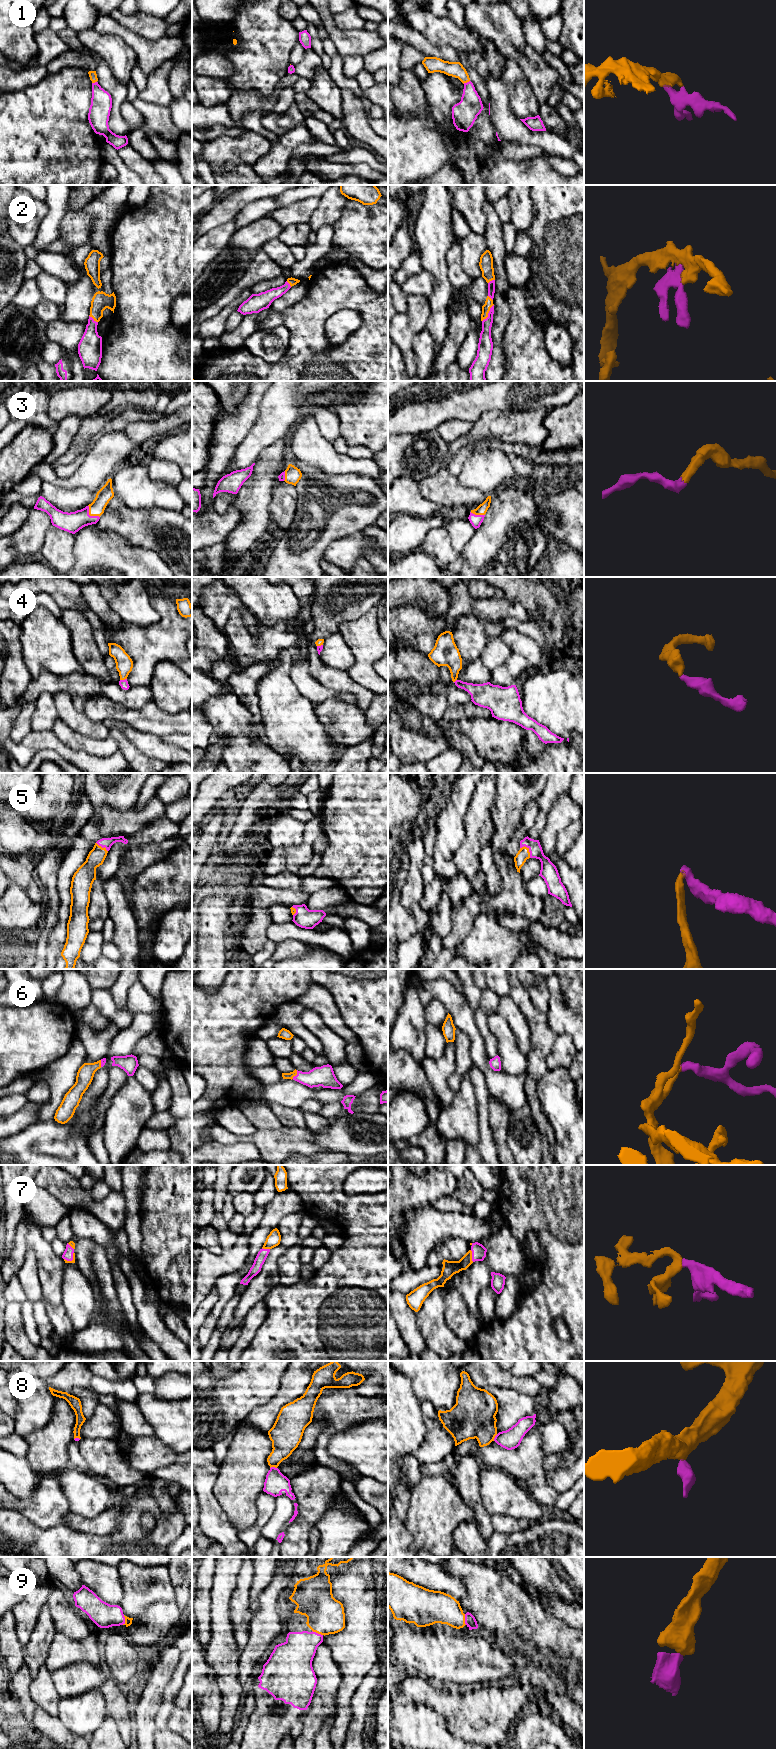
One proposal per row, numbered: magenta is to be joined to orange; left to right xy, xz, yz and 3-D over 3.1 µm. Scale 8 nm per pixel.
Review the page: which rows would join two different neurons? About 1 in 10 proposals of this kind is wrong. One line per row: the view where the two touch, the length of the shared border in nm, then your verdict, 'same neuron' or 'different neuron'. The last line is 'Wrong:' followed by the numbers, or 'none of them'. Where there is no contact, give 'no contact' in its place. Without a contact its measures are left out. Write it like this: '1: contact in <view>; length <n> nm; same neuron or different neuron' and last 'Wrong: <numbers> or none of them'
1: contact in yz; length 60 nm; same neuron
2: contact in yz; length 170 nm; same neuron
3: contact in xy; length 140 nm; same neuron
4: contact in xy; length 60 nm; same neuron
5: contact in yz; length 120 nm; same neuron
6: contact in xz; length 80 nm; same neuron
7: contact in yz; length 100 nm; same neuron
8: contact in xz; length 60 nm; same neuron
9: contact in xy; length 80 nm; same neuron
Wrong: none of them

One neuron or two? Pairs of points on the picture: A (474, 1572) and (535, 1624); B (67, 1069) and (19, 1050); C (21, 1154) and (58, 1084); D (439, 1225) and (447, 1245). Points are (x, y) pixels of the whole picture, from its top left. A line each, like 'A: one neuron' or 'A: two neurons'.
A: one neuron
B: two neurons
C: two neurons
D: two neurons

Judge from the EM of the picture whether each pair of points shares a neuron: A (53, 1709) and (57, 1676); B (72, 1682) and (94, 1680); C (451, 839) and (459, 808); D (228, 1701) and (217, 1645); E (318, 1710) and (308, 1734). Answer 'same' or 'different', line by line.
A: different
B: same
C: same
D: same
E: same

